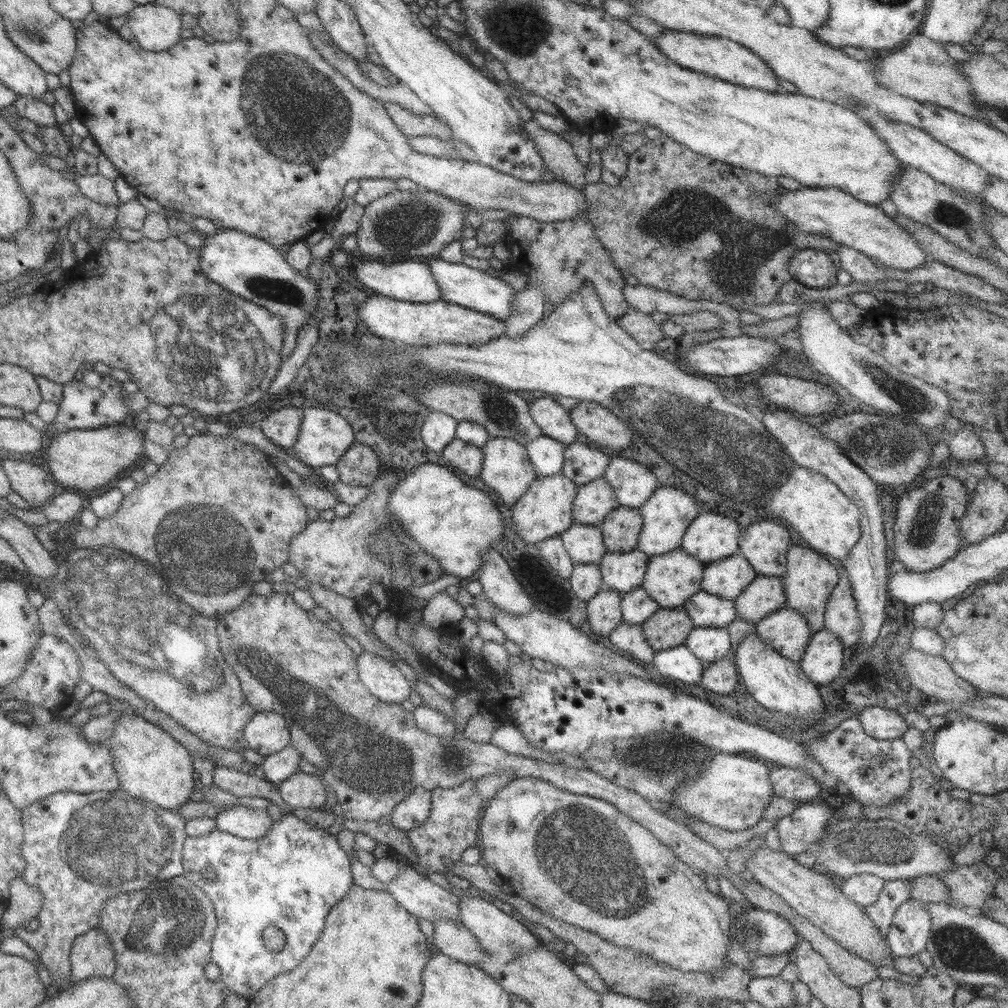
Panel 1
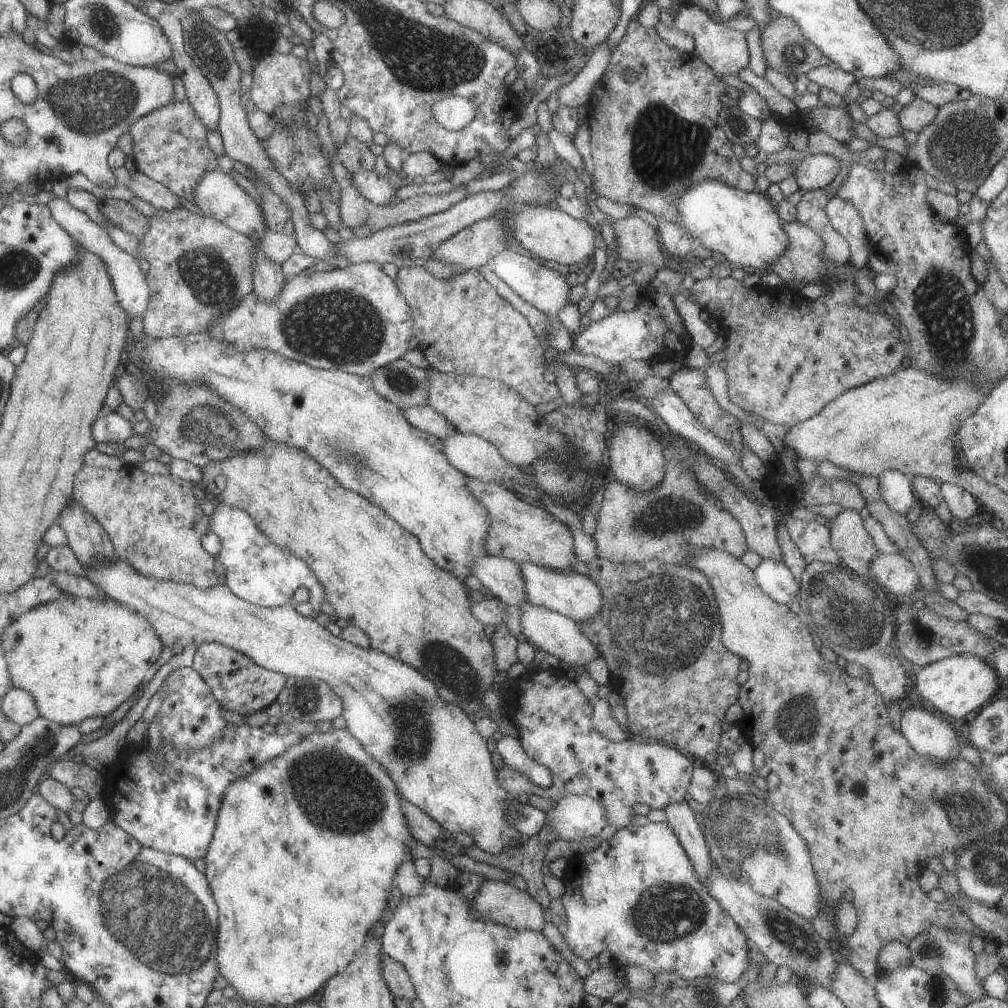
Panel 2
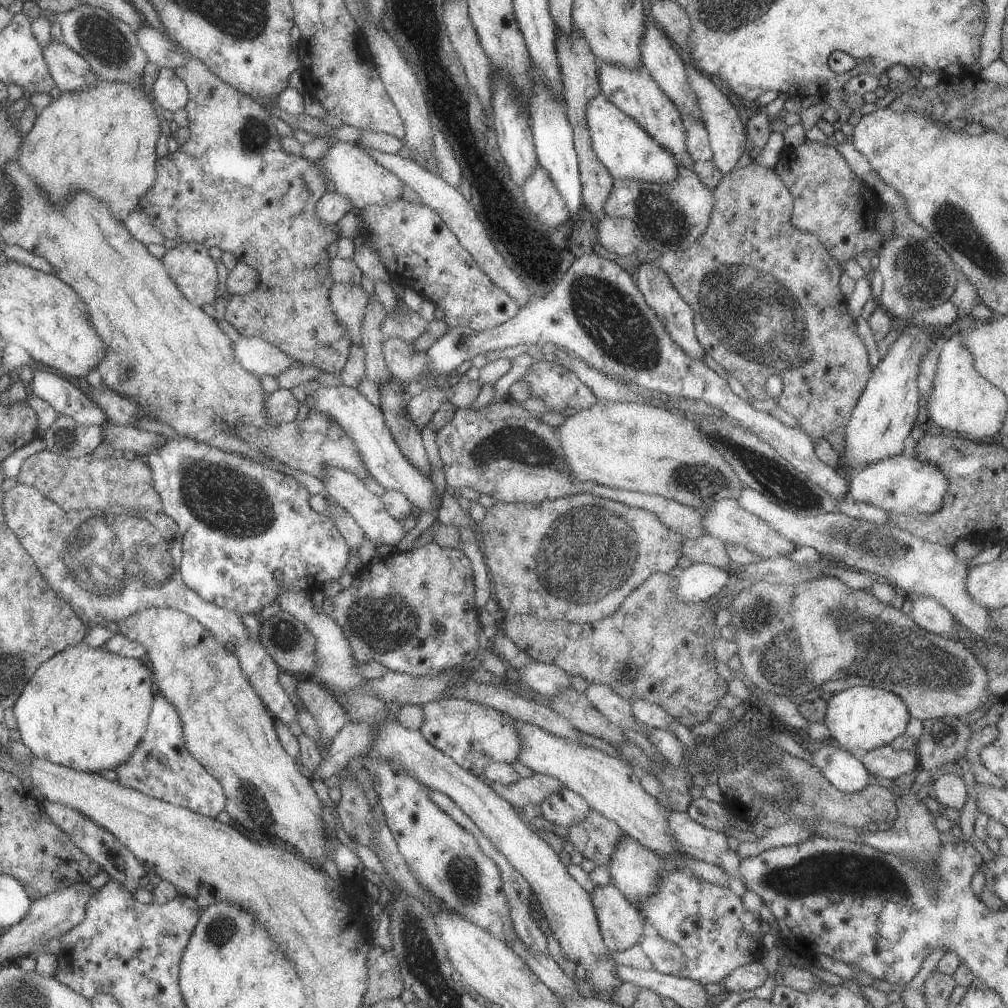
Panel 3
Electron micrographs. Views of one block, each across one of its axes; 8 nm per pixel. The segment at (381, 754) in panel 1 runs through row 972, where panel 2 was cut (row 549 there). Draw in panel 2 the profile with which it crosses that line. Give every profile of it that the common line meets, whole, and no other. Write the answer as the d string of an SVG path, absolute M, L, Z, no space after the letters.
M844 509L832 520L831 543L844 566L860 576L874 579L871 562L879 555L873 535L864 527L864 516L854 509Z

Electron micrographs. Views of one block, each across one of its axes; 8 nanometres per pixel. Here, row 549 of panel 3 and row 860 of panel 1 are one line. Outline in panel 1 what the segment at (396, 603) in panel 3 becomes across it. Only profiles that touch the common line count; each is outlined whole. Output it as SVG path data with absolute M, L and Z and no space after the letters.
M476 780L462 782L454 788L436 788L431 791L430 816L412 830L402 830L411 842L411 848L417 855L416 860L429 872L447 874L450 861L462 860L462 853L466 848L476 847L479 842L480 832L480 808L486 806L486 802L476 792Z

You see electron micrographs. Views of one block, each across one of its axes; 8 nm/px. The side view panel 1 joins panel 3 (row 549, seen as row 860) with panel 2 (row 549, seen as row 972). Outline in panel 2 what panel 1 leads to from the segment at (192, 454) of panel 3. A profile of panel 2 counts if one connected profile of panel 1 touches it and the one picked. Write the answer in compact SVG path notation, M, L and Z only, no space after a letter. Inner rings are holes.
M216 502L215 512L209 514L209 519L209 533L216 533L221 540L222 549L216 559L225 579L224 584L236 596L261 607L292 605L305 617L315 618L320 612L322 602L326 601L325 590L306 562L274 544L246 511ZM300 586L308 589L308 601L294 603L292 596Z

